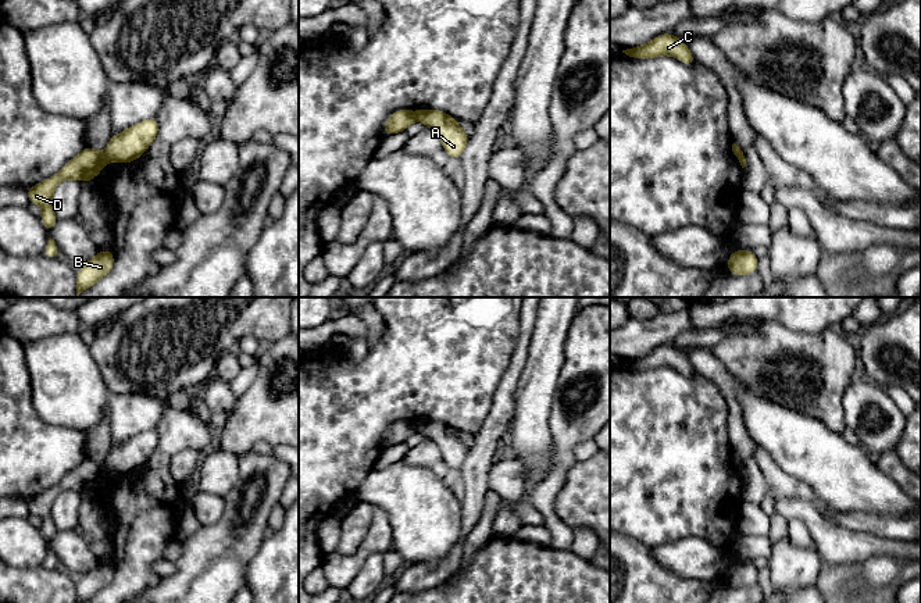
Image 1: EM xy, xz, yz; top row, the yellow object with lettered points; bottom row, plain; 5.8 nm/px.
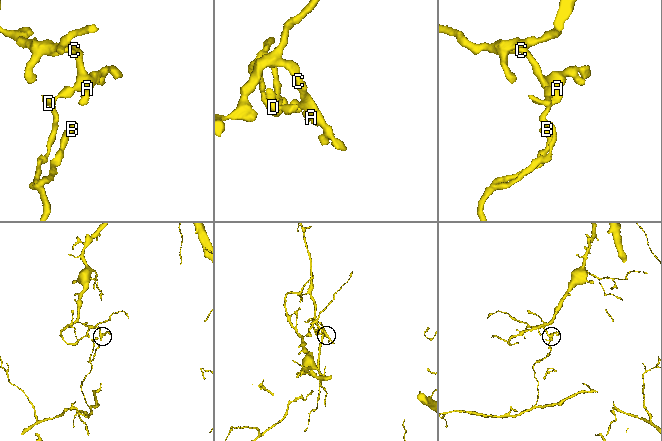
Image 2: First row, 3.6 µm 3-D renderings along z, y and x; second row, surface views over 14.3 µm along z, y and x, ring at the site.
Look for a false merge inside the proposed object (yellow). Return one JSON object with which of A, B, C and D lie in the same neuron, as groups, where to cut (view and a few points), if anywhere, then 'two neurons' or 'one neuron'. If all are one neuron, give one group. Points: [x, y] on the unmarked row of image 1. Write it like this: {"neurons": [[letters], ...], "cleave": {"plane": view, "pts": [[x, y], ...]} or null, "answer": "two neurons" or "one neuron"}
{"neurons": [["A", "C"], ["B", "D"]], "cleave": {"plane": "xy", "pts": [[102, 464], [107, 471]]}, "answer": "two neurons"}

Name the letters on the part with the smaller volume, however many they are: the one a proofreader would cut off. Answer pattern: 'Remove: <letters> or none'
Remove: B, D

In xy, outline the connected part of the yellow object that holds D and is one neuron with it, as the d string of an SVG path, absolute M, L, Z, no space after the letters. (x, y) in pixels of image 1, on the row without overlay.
M86 457L78 467L71 470L56 486L26 500L28 514L42 518L40 532L46 542L57 535L57 527L51 518L51 507L56 497L64 490L79 493L94 490L104 479L107 471L103 464Z

